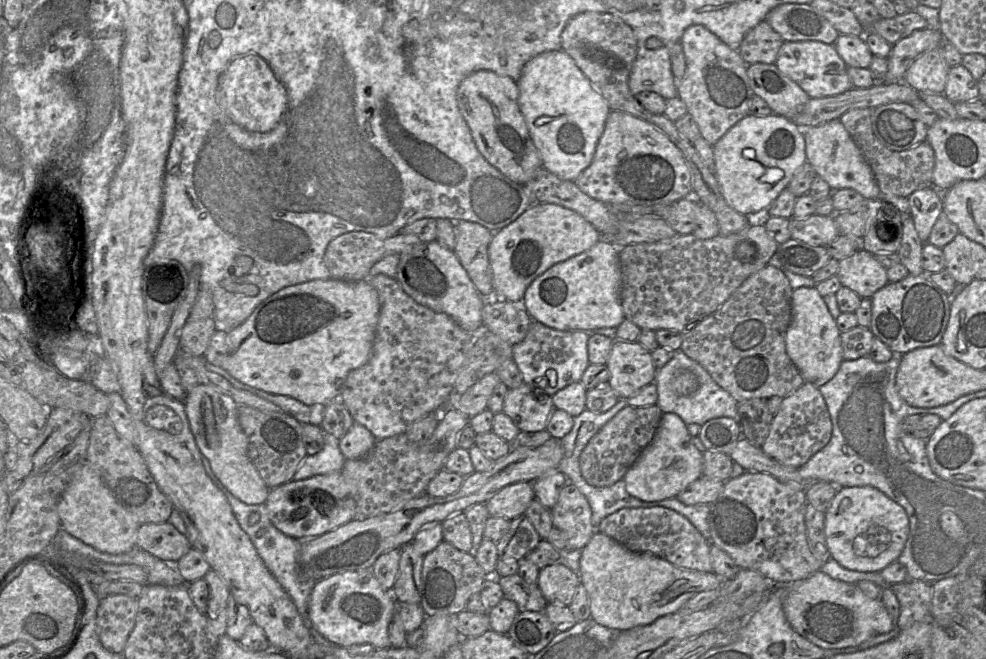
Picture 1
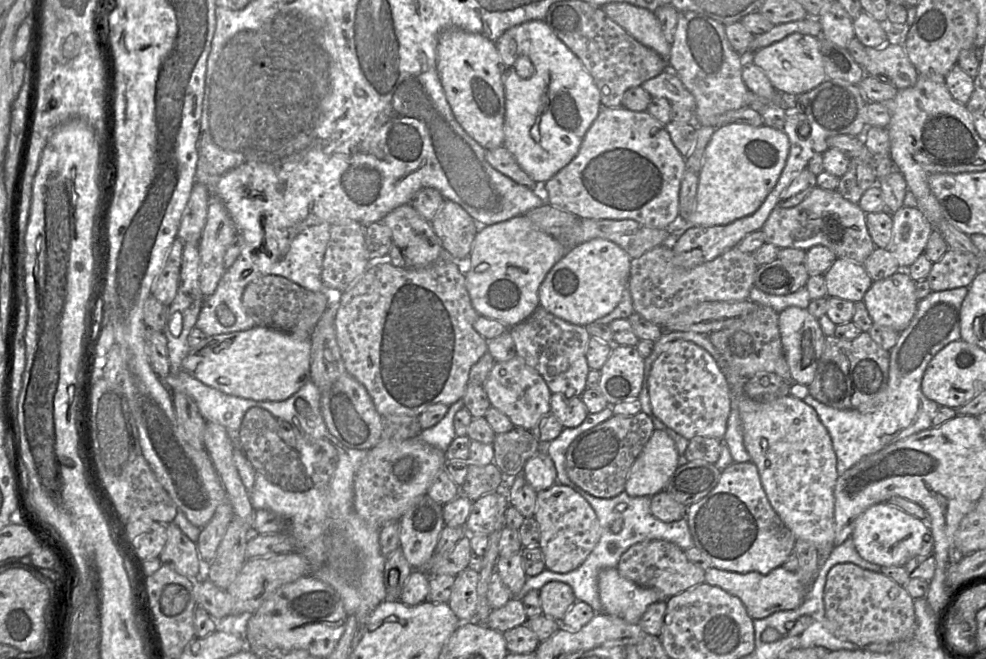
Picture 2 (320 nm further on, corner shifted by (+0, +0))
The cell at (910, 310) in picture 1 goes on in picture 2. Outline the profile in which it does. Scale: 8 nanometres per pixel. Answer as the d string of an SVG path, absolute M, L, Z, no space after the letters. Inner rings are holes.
M904 269L873 282L863 302L873 322L902 332L912 321L919 300L916 282Z

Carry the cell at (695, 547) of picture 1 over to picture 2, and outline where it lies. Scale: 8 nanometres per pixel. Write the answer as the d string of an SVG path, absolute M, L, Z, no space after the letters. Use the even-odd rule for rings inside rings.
M648 540L632 545L621 555L617 569L622 577L637 585L659 591L664 600L705 583L705 571L690 562L679 546L665 540Z

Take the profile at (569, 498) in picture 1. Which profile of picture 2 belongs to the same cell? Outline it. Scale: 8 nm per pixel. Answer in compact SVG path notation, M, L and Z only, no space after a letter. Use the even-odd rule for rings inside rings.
M558 482L537 493L533 517L540 528L539 547L544 556L545 566L552 572L567 573L578 568L601 536L597 515L590 504L572 488Z

